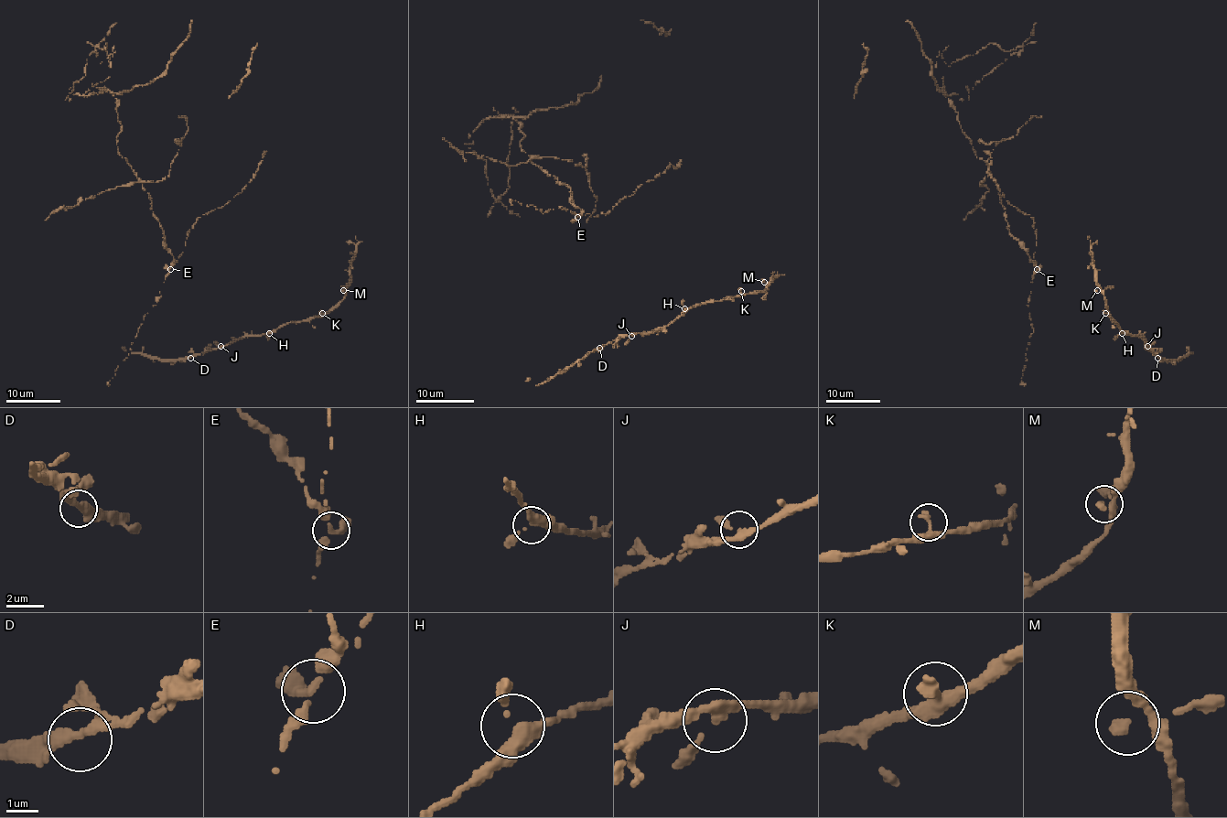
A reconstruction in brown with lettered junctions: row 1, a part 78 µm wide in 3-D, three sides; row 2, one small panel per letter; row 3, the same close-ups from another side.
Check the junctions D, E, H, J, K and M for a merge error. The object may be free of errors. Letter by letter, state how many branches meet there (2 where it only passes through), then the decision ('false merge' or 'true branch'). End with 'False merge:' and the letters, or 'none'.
D: 3 branches meet; true branch
E: 3 branches meet; false merge
H: 3 branches meet; true branch
J: 3 branches meet; true branch
K: 2 branches meet; true branch
M: 2 branches meet; true branch
False merge: E

